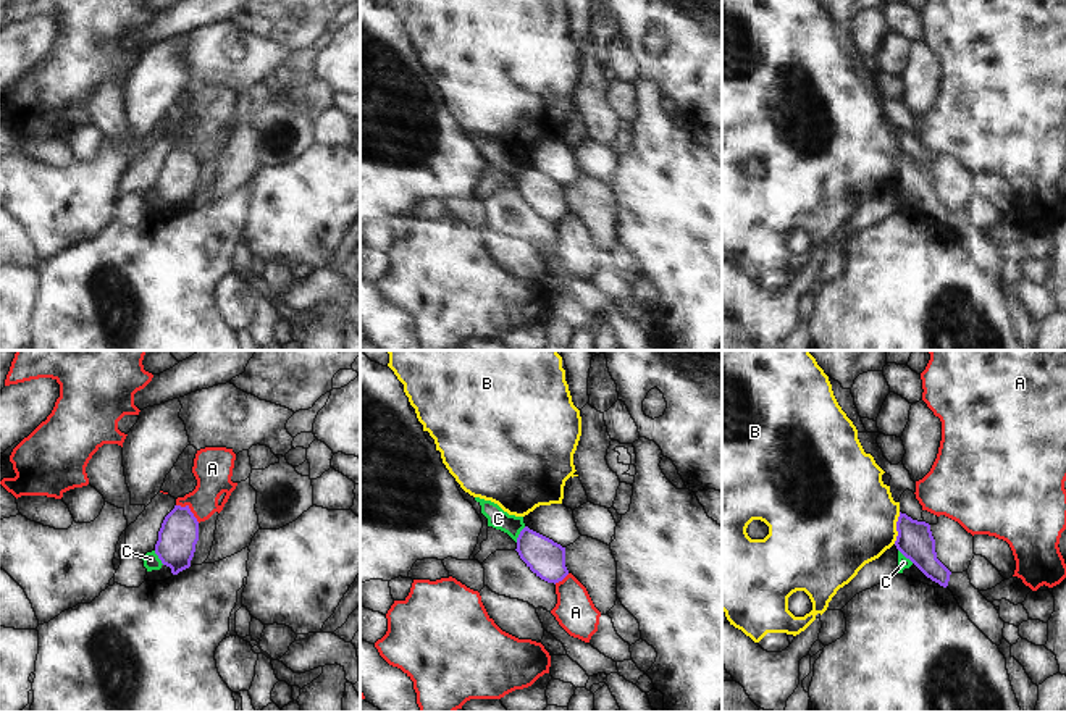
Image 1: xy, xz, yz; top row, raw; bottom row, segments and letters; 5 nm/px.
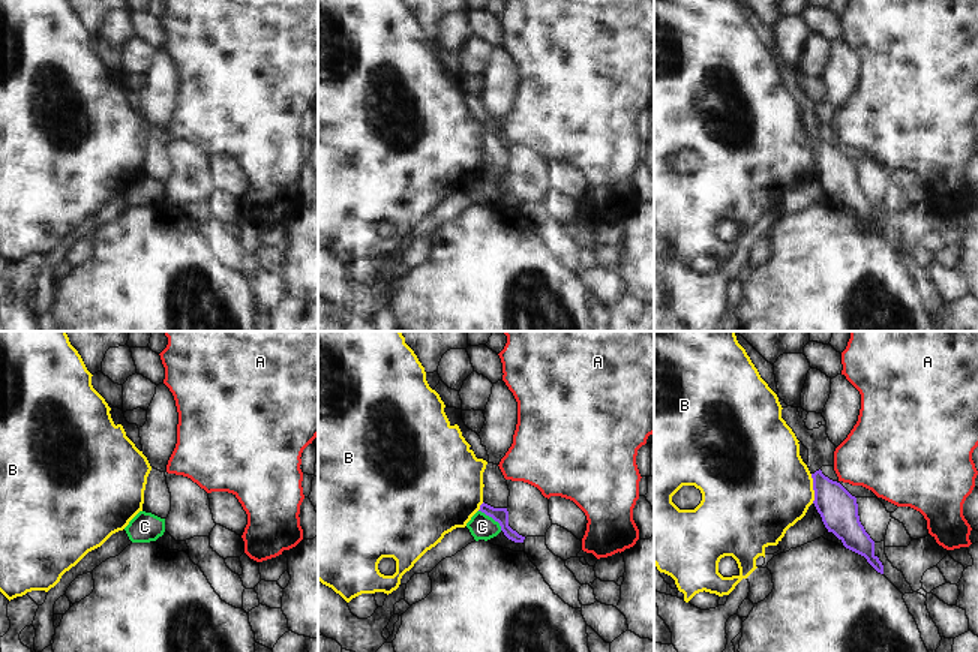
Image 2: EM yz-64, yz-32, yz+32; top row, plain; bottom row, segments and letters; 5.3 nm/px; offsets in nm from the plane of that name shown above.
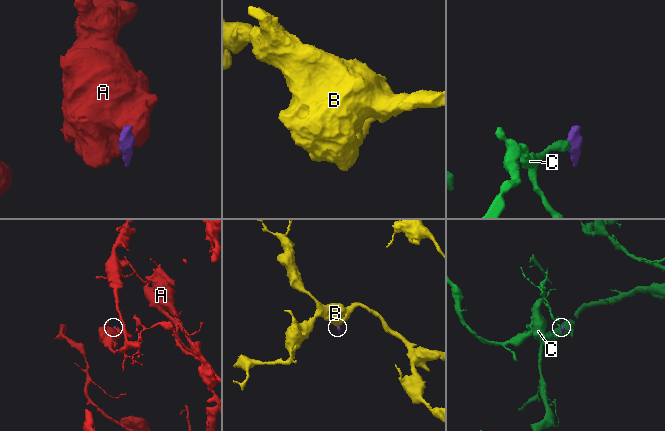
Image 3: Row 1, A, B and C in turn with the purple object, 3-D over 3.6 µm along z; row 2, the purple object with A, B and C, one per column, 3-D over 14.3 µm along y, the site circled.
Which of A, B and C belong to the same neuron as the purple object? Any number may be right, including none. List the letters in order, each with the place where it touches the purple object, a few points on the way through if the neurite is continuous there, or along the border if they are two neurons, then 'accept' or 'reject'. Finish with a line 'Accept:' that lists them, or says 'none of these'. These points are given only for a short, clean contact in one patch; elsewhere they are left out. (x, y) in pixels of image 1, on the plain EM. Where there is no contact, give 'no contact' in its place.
A: xy (189, 147) | along xy (176, 142), (186, 144), (199, 160) | reject
B: yz (897, 167) | along yz (900, 150), (893, 181) | reject
C: xz (519, 173) | along xz (525, 165), (516, 180) | reject
Accept: none of these

